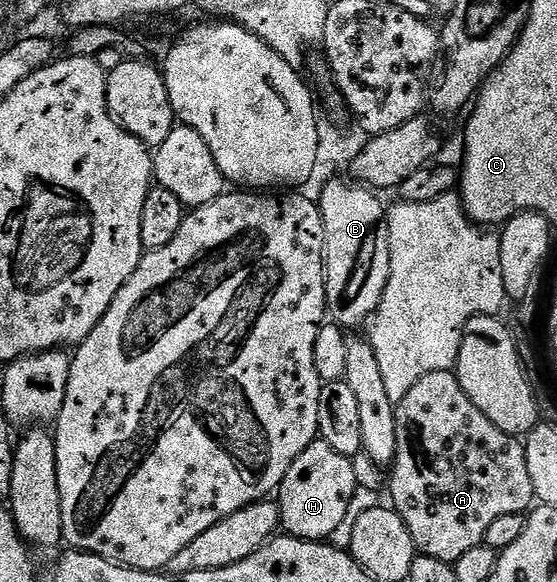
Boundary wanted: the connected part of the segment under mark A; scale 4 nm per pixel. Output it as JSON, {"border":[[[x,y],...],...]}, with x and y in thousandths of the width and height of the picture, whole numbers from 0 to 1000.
{"border":[[[811,637],[770,639],[770,646],[756,646],[756,653],[749,653],[749,660],[741,660],[741,667],[734,667],[727,687],[720,687],[711,696],[709,720],[713,722],[713,777],[709,792],[698,808],[700,868],[720,887],[720,893],[727,893],[727,907],[734,907],[734,921],[741,921],[741,935],[750,950],[813,969],[822,959],[835,955],[835,948],[842,948],[842,942],[869,936],[867,923],[871,914],[878,914],[878,900],[885,900],[885,893],[923,883],[944,885],[962,868],[957,825],[950,825],[944,765],[926,747],[899,742],[899,735],[892,735],[892,729],[885,729],[885,722],[878,722],[878,715],[871,715],[871,708],[864,708],[864,701],[856,701],[856,694],[849,694],[849,687],[842,687],[842,680],[835,680],[822,649]]]}

